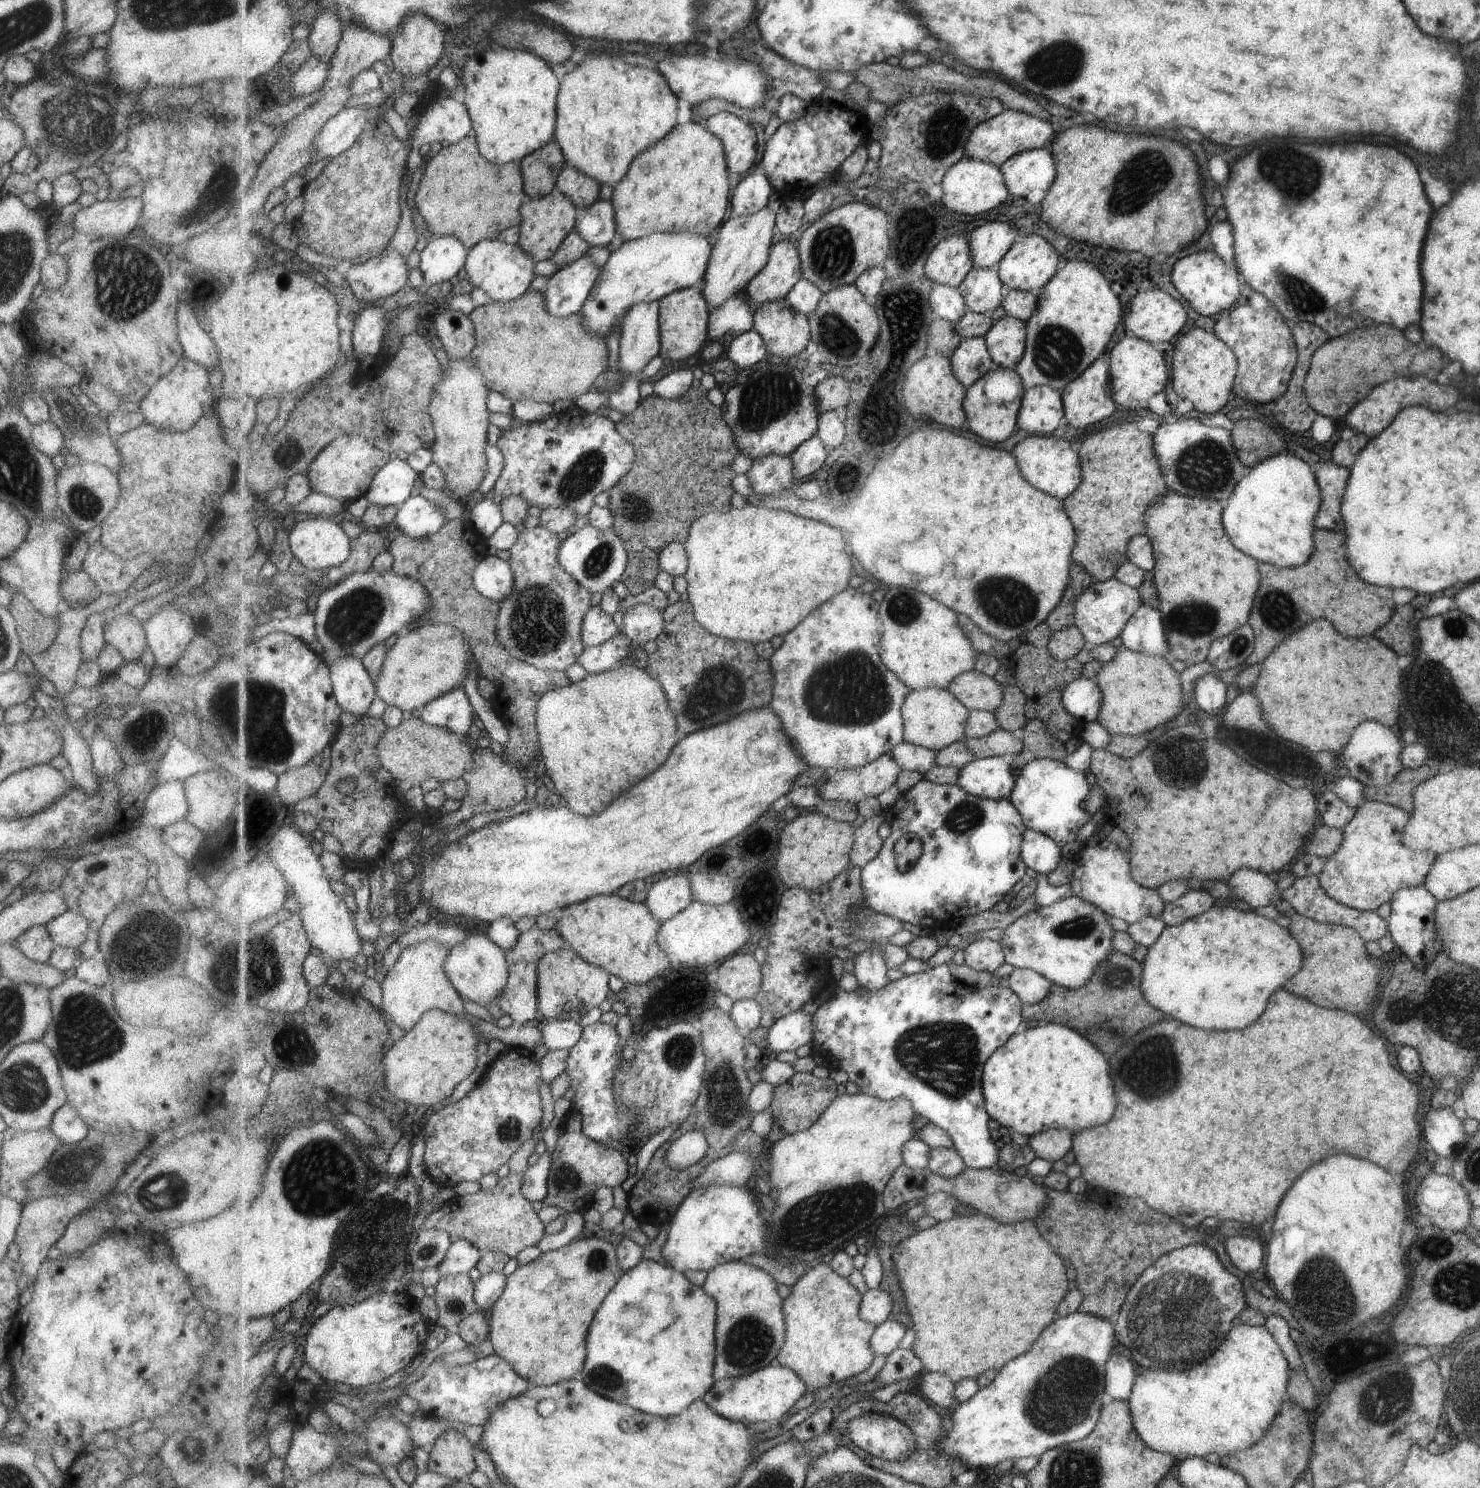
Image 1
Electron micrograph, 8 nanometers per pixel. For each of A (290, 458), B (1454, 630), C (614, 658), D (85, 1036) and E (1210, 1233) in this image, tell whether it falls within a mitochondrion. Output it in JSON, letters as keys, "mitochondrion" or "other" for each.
{"A":"mitochondrion","B":"mitochondrion","C":"other","D":"mitochondrion","E":"other"}

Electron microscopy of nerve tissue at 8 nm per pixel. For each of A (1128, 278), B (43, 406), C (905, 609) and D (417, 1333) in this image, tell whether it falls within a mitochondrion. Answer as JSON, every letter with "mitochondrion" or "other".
{"A":"other","B":"other","C":"mitochondrion","D":"other"}

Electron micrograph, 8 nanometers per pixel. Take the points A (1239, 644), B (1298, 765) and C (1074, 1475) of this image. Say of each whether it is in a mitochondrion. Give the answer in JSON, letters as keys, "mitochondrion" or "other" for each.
{"A":"mitochondrion","B":"mitochondrion","C":"mitochondrion"}

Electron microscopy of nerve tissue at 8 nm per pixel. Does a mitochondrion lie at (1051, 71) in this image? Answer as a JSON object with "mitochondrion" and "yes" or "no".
{"mitochondrion":"yes"}

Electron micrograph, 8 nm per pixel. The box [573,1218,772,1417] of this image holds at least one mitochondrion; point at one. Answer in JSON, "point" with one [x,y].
{"point":[604,1376]}

